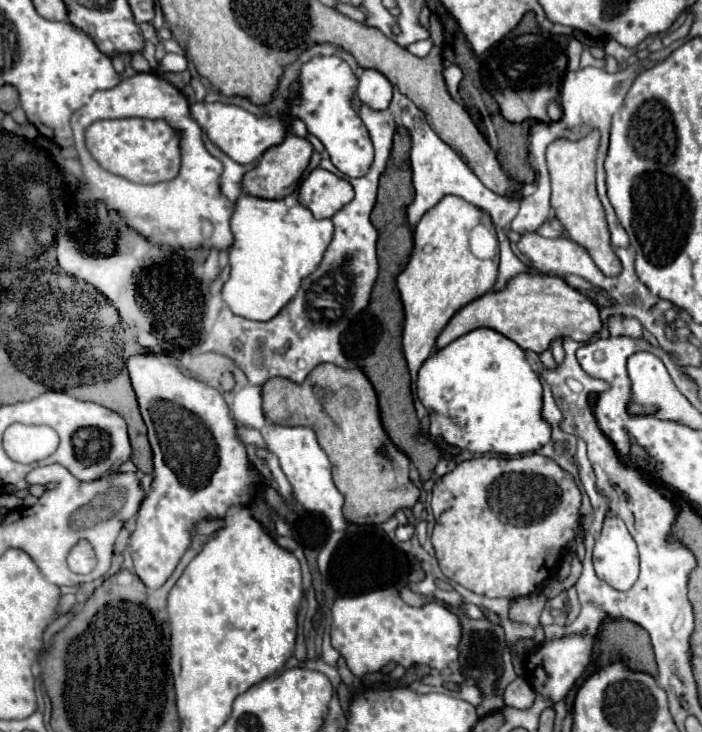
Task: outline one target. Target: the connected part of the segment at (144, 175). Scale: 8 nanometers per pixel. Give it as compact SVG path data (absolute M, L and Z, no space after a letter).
M98 120L86 128L86 146L104 170L136 184L168 182L182 166L180 132L166 120Z

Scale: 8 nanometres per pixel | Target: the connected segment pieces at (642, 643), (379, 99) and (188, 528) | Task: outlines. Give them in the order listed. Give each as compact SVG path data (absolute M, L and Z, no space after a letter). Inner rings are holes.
M624 618L606 620L600 628L594 648L598 650L594 652L596 657L577 680L577 688L597 669L596 665L604 666L616 658L626 658L632 670L644 670L656 676L656 662L654 662L654 650L650 644L650 636L642 626L630 620L624 620Z
M364 70L356 88L362 104L372 110L386 110L392 100L392 84L378 70Z
M138 354L128 360L130 380L148 426L148 440L154 450L154 482L140 506L136 528L132 530L130 538L134 572L150 590L160 588L170 578L180 556L190 546L194 524L210 516L222 518L234 504L248 504L252 484L260 480L260 476L250 468L242 440L234 432L236 424L228 414L222 394L210 388L206 382L182 374L176 366L176 360L166 354Z

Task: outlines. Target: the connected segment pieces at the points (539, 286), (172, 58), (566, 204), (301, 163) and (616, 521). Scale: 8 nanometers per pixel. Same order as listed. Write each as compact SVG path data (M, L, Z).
M522 272L514 276L504 290L488 292L472 300L464 308L460 308L452 316L448 326L442 330L440 338L436 340L436 346L444 348L452 340L480 326L498 330L500 334L508 336L524 350L544 352L552 346L554 340L566 338L566 336L582 344L588 342L592 336L596 336L602 330L602 320L600 320L598 306L590 300L590 296L568 286L564 278Z
M166 54L156 68L156 72L184 72L184 70L186 70L186 58L180 54Z
M592 130L588 136L584 136L576 142L568 140L568 138L558 138L548 146L546 162L548 162L548 170L550 170L550 180L552 180L552 208L556 210L556 218L564 224L570 238L588 250L588 254L596 262L596 266L606 276L616 276L616 274L620 274L622 264L610 244L606 212L604 212L604 206L596 192L598 144L600 144L600 132Z
M286 134L284 142L266 150L260 164L244 176L244 190L258 198L284 198L284 196L292 194L298 188L298 182L310 162L312 152L314 152L314 148L306 138Z
M618 516L604 520L602 534L594 546L594 570L598 578L616 590L628 590L638 578L638 548Z

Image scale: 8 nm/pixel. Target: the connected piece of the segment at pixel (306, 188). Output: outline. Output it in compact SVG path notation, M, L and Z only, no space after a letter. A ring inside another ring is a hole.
M324 168L312 170L300 184L300 204L308 206L316 218L332 218L352 198L352 184Z

